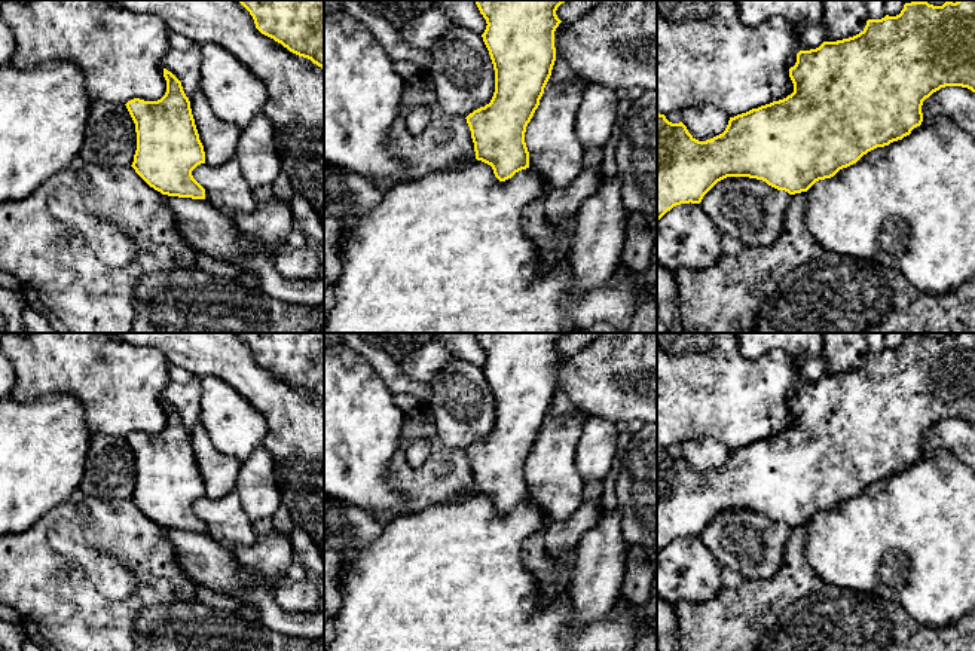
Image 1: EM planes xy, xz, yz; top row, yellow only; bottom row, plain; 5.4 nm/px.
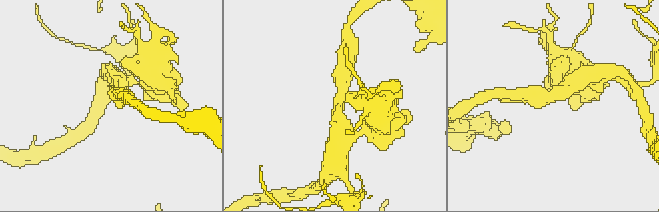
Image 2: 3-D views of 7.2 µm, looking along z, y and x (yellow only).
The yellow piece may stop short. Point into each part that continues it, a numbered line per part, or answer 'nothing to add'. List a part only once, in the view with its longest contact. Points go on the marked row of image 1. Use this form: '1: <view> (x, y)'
nothing to add

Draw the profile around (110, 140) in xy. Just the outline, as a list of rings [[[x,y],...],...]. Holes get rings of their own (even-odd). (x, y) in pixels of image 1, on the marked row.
[[[92,101],[79,158],[94,165],[131,166],[135,150],[135,123],[126,106]]]

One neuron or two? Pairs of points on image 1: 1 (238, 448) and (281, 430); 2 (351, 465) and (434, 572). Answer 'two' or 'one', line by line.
1: two
2: two

